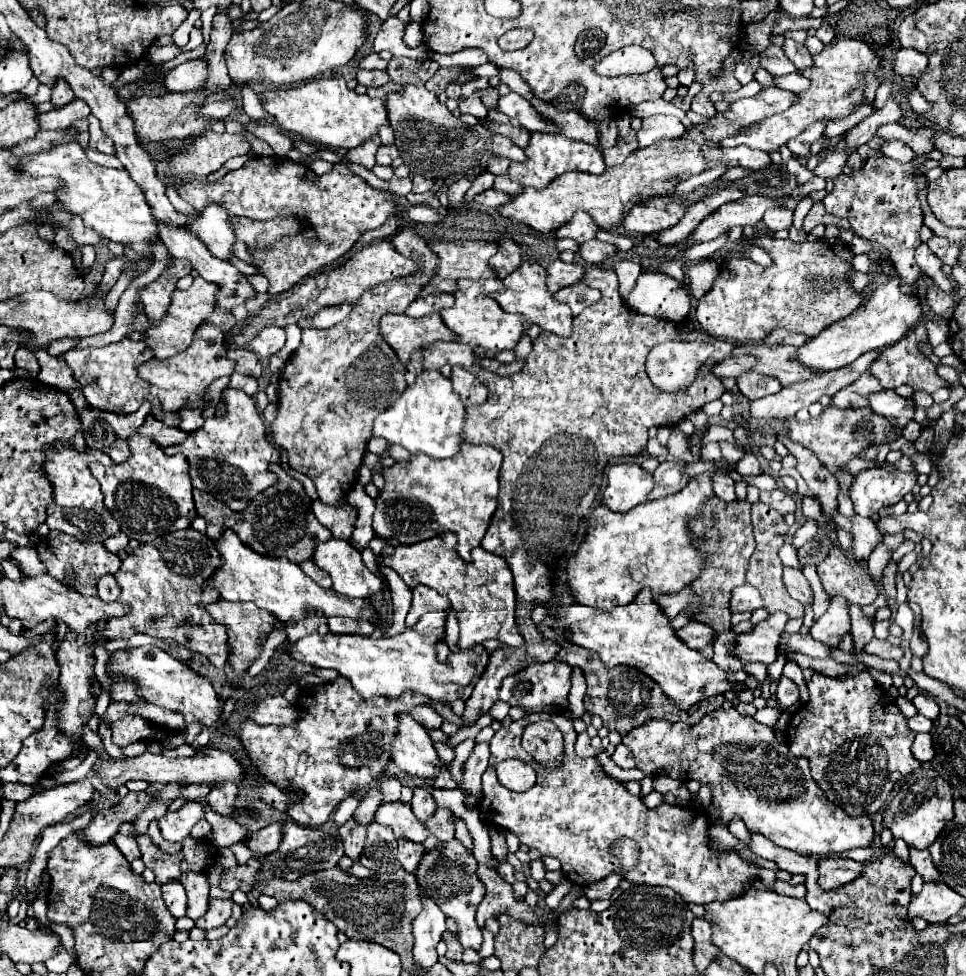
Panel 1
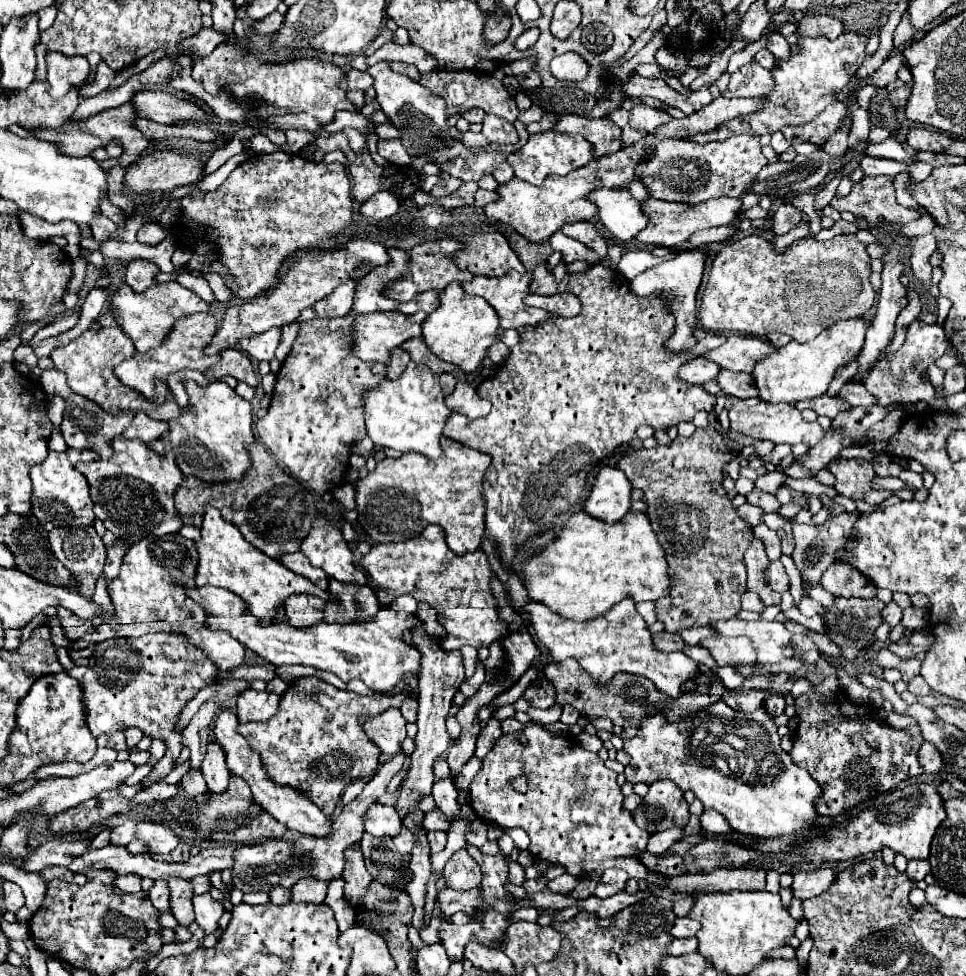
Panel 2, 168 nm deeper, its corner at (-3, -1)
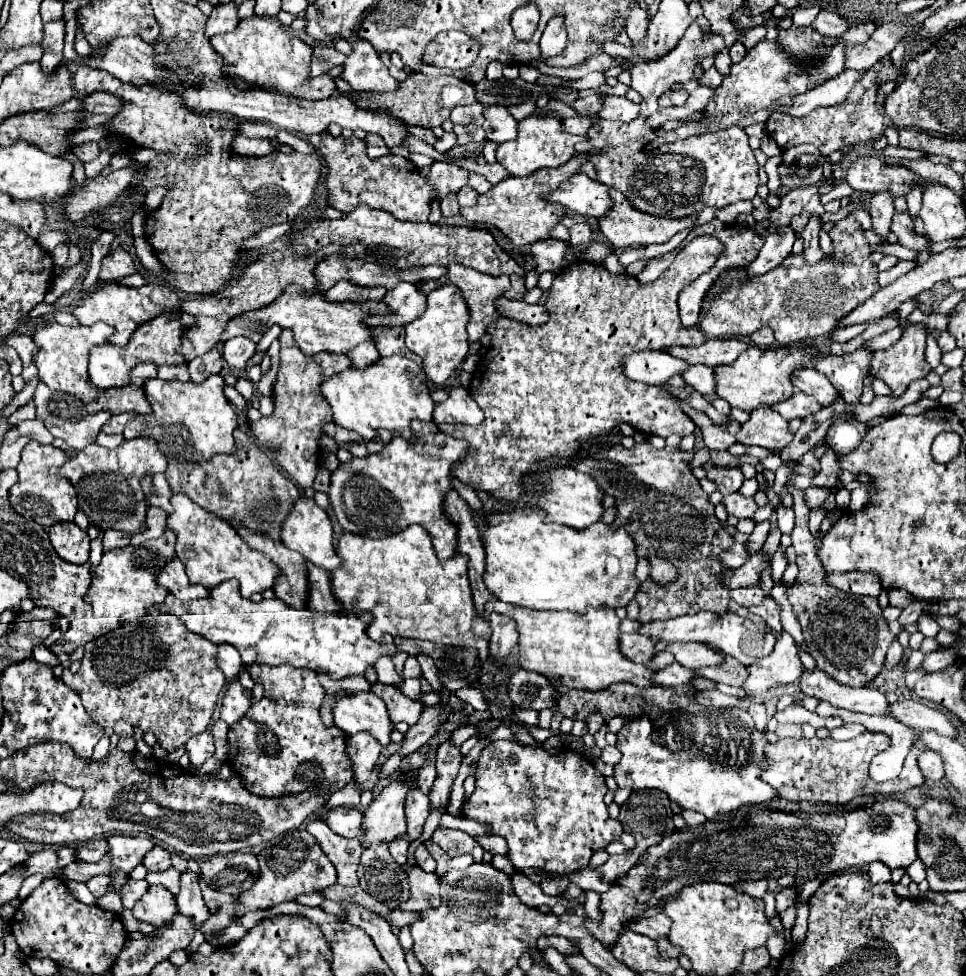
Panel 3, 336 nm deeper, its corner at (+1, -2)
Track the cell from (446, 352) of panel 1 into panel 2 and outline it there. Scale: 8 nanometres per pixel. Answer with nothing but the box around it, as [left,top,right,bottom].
[402,337,456,373]

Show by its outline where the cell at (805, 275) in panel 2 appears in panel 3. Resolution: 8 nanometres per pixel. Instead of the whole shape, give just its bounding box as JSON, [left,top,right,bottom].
[700,214,880,346]

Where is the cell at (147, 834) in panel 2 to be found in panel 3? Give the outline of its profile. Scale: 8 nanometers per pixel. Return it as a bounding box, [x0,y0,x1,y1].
[106,834,154,874]

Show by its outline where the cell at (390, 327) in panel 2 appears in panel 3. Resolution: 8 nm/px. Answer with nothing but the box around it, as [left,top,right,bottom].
[220,286,388,356]

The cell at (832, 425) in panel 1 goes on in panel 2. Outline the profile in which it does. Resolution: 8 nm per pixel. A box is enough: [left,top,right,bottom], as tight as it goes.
[730,399,826,449]

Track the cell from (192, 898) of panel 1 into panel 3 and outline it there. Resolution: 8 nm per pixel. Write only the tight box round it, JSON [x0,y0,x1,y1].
[132,886,176,926]

